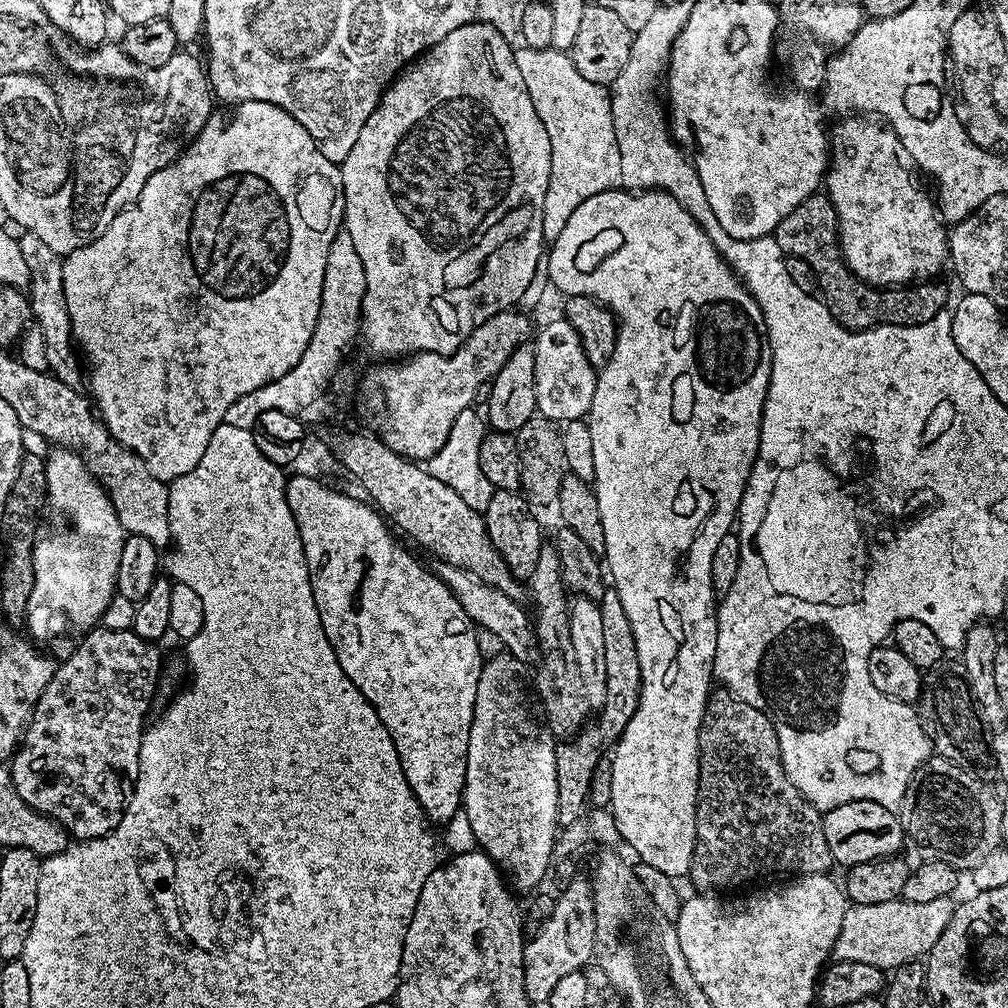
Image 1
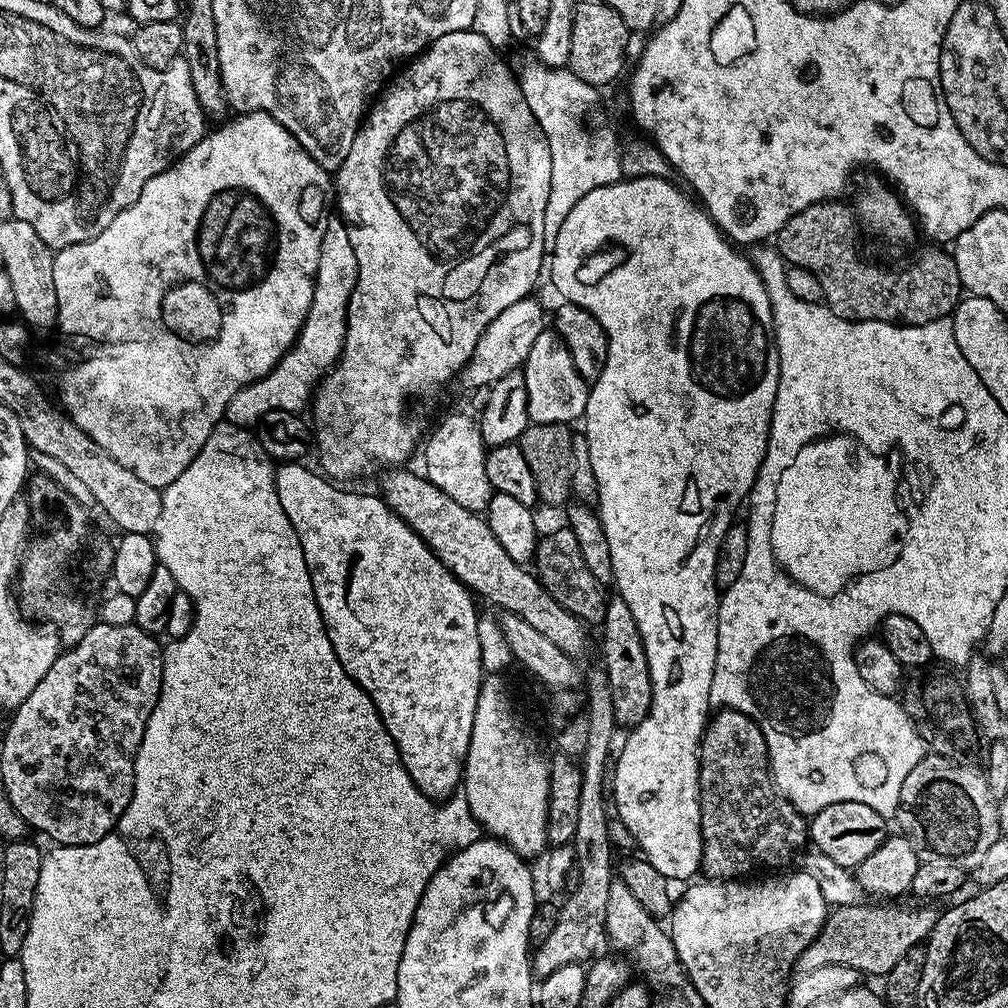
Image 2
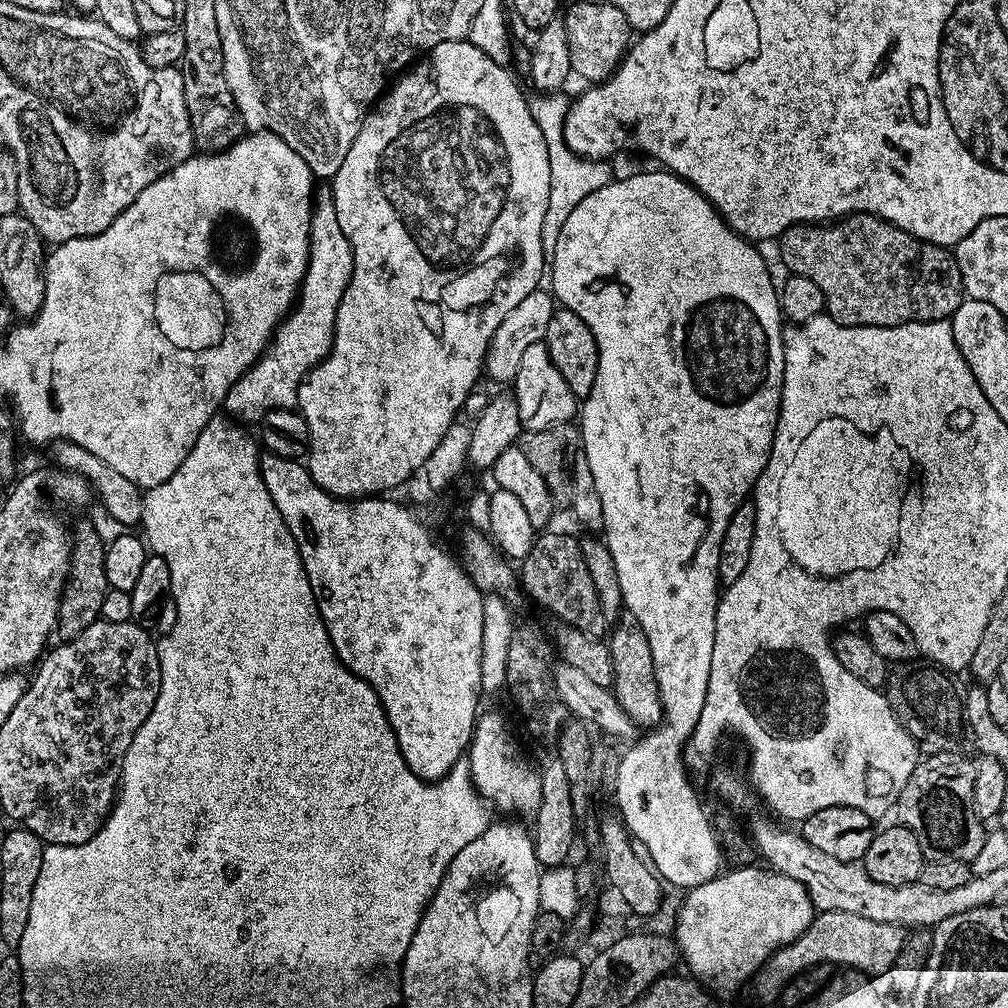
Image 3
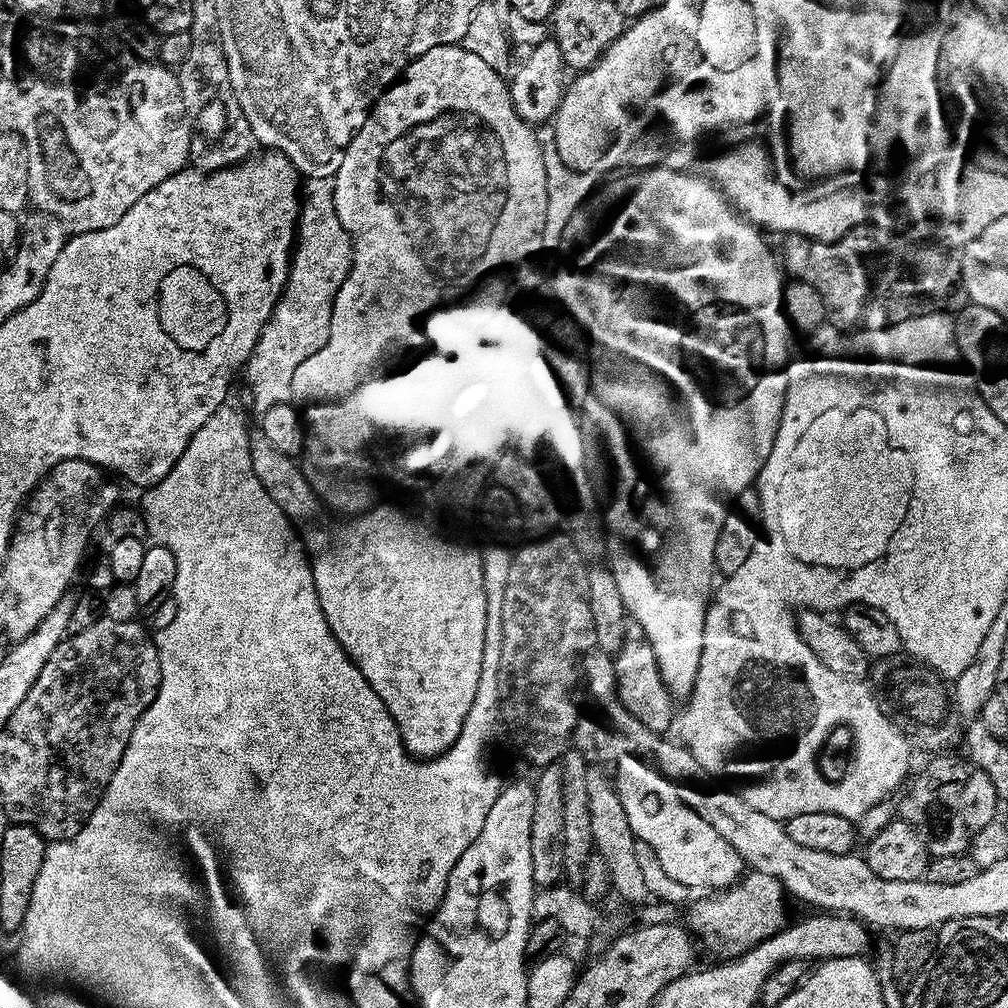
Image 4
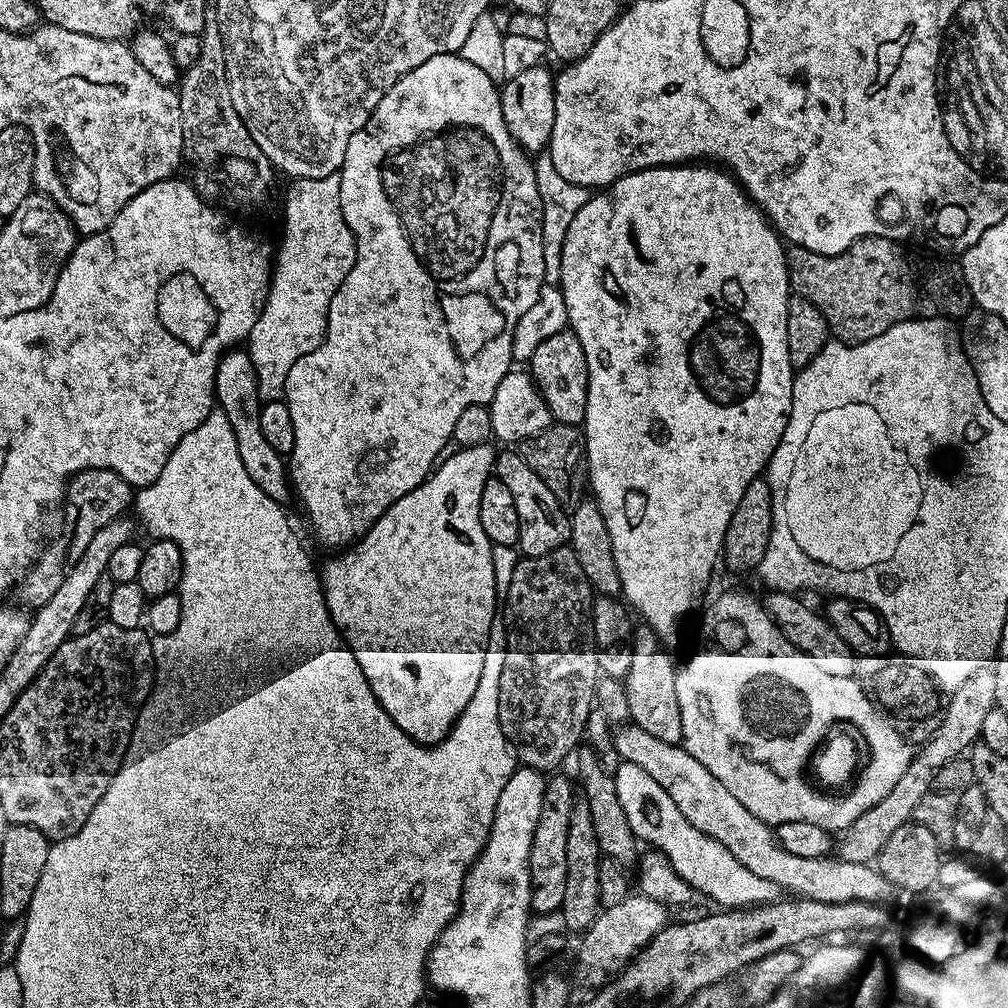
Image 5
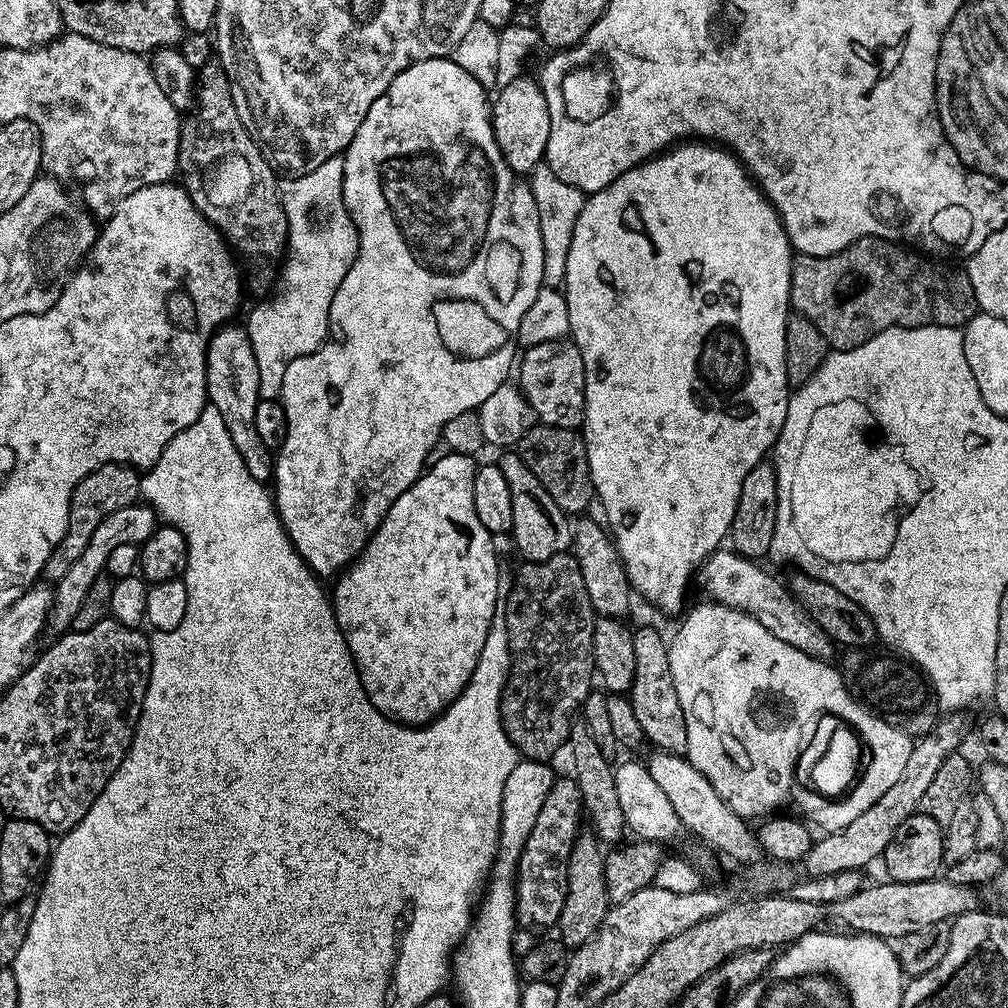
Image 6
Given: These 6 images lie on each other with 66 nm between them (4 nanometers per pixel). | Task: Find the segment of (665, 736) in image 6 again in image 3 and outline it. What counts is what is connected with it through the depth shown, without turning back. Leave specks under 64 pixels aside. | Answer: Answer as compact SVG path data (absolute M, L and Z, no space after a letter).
M627 610L621 611L611 628L612 633L606 636L610 661L613 662L611 692L622 710L636 723L637 729L651 730L663 721L664 707L658 694L654 658L650 654L650 642L646 642L646 630L642 630L642 622Z

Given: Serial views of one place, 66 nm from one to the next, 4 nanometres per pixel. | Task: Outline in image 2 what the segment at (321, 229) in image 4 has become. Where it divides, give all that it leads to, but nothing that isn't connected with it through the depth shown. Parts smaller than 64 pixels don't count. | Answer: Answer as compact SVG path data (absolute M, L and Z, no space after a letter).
M339 218L328 221L315 277L314 298L310 302L306 322L292 343L292 349L276 363L274 370L238 390L238 394L230 398L224 411L227 423L251 429L260 421L262 414L270 414L270 410L303 413L309 407L320 381L339 360L346 338L348 304L358 282L358 258L354 258L354 246L350 246L348 228Z

